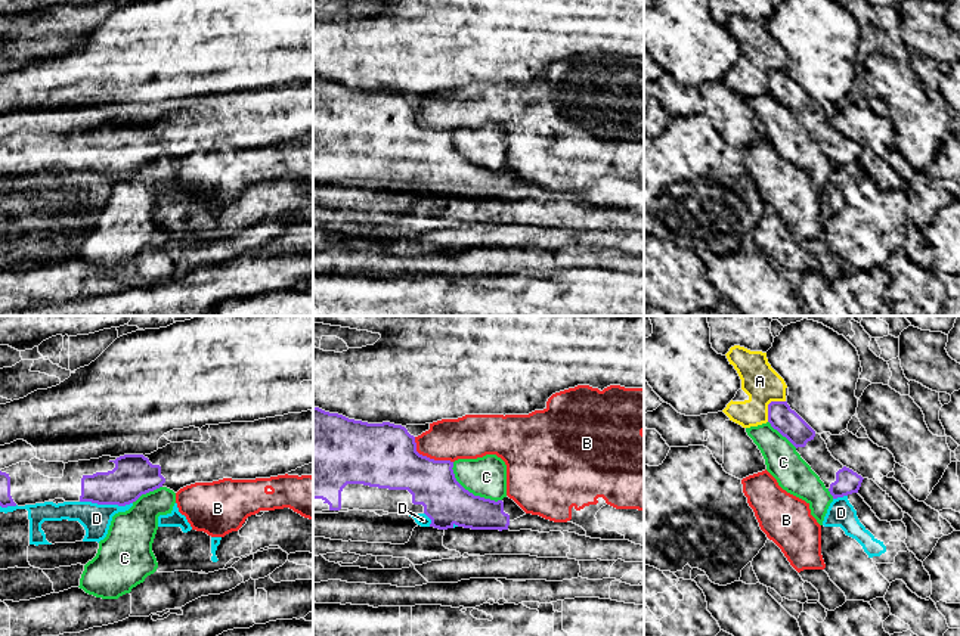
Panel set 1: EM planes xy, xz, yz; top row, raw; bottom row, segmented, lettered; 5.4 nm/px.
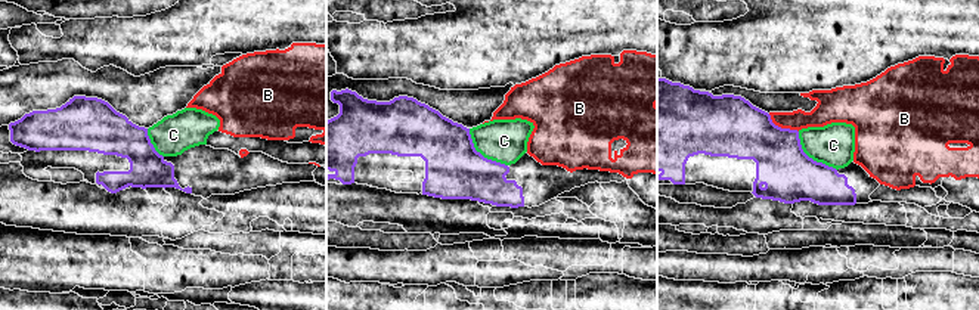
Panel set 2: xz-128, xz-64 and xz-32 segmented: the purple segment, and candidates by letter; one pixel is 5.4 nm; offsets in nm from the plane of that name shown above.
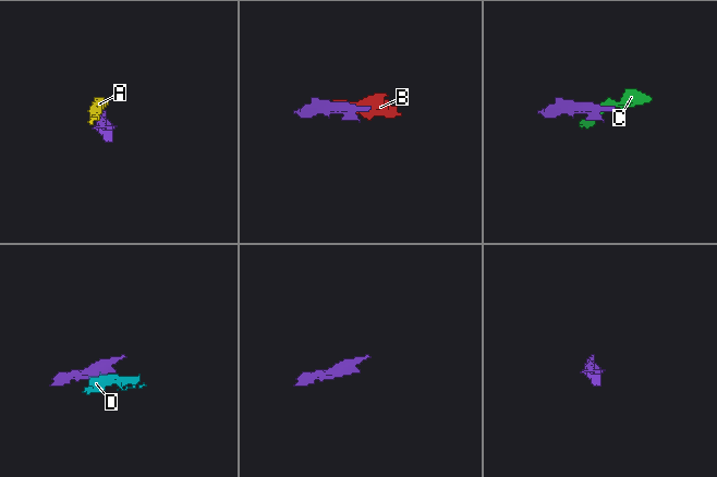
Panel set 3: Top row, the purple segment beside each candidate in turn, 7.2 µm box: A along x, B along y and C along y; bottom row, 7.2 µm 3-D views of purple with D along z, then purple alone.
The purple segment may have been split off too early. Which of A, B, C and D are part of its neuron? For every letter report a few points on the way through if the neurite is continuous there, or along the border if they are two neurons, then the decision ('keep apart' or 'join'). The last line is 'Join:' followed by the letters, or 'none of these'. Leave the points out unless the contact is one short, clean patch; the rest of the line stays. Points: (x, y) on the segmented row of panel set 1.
A: keep apart
B: keep apart
C: keep apart
D: keep apart
Join: none of these

